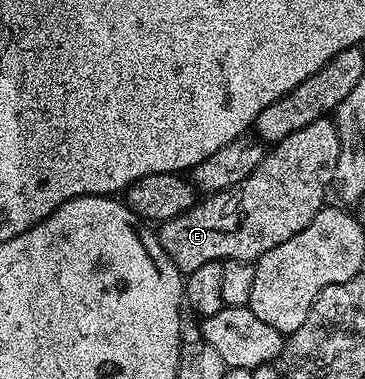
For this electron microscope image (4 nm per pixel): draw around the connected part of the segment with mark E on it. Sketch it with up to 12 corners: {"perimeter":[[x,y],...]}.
{"perimeter":[[326,118],[156,229],[183,274],[256,262],[326,207]]}

